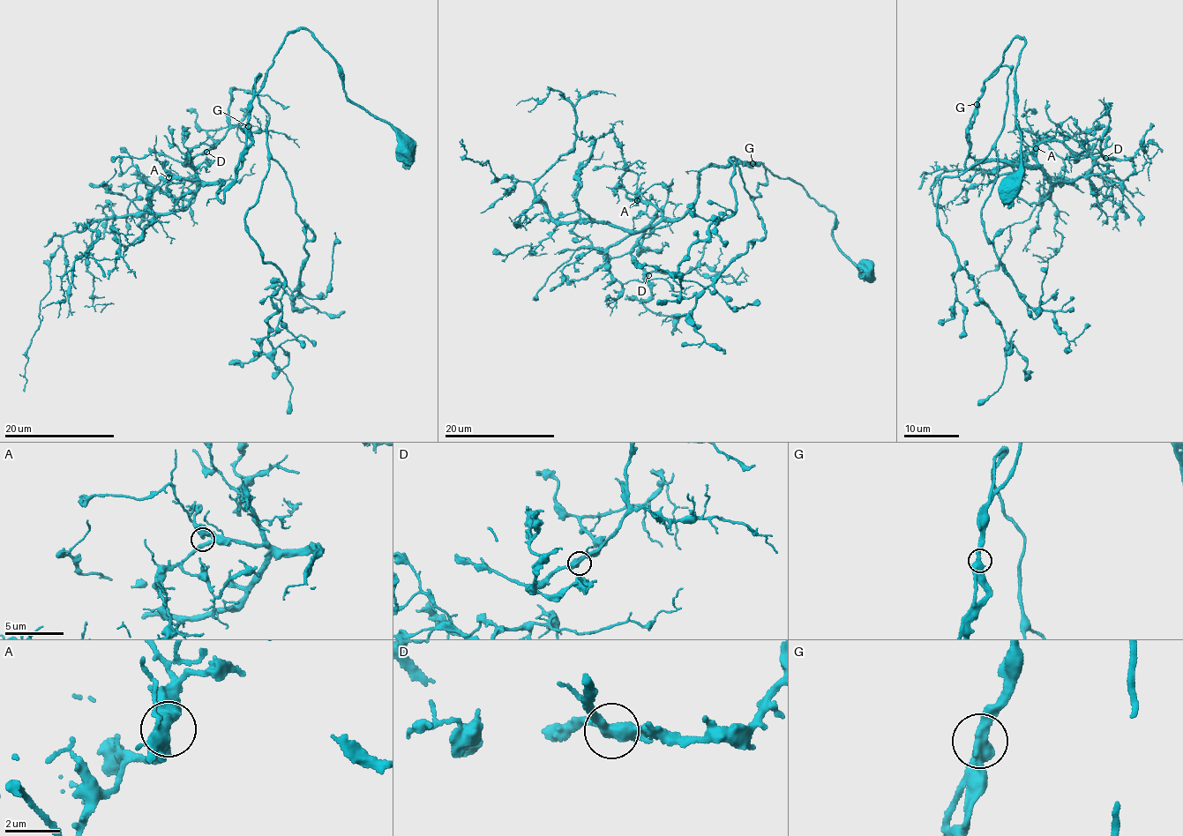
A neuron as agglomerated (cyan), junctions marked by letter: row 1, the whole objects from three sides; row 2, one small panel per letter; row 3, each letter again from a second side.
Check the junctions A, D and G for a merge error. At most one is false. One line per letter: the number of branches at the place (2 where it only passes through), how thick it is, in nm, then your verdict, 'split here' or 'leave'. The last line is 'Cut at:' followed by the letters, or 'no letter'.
A: 2 branches meet; 420 nm thick; leave
D: 3 branches meet; 420 nm thick; leave
G: 2 branches meet; 440 nm thick; leave
Cut at: no letter

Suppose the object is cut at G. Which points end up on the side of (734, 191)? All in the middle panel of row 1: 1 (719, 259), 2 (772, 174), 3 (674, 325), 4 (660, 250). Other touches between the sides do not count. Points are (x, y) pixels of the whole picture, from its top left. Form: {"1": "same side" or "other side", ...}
{"1": "other side", "2": "other side", "3": "other side", "4": "other side"}

